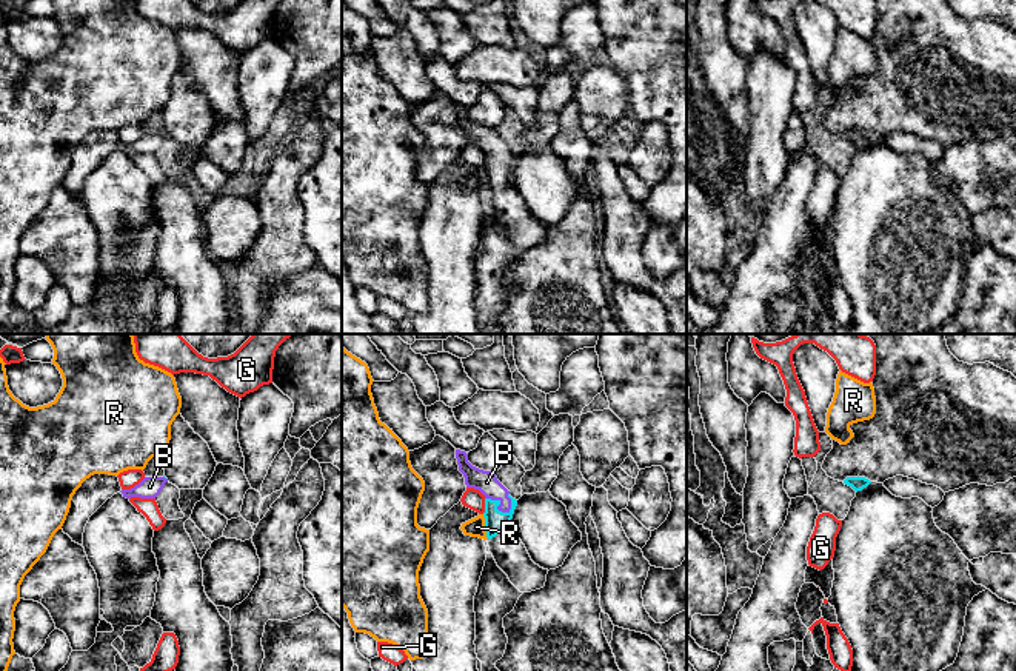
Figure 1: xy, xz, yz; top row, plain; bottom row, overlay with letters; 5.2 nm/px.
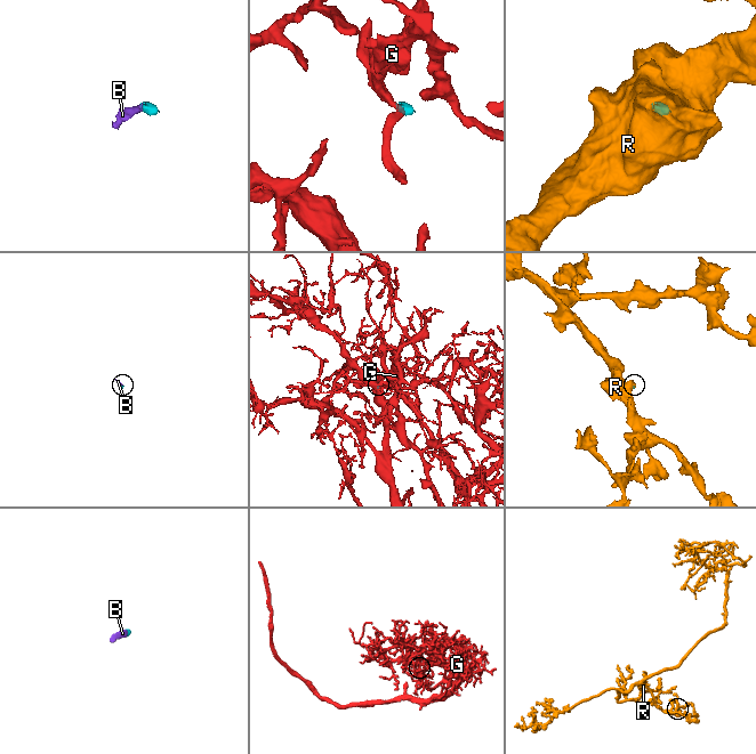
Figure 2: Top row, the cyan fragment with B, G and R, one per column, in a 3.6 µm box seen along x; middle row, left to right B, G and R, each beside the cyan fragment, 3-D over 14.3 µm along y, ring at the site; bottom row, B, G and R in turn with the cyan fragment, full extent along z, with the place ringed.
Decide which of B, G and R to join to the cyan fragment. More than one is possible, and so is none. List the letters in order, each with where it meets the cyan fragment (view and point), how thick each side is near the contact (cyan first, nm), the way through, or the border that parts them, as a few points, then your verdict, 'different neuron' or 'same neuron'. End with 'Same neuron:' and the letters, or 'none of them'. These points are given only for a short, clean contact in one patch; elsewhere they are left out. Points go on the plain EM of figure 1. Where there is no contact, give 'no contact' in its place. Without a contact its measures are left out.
B: contact xz (499, 159); calibres 120 and 120 nm; way xz (496, 177), (499, 159), (487, 137); same neuron
G: contact xz (485, 162); calibres 120 and 110 nm; border xz (485, 154), (485, 165), (482, 168); different neuron
R: contact xz (485, 182); calibres 120 and 100 nm; border xz (482, 170), (488, 194); different neuron
Same neuron: B

